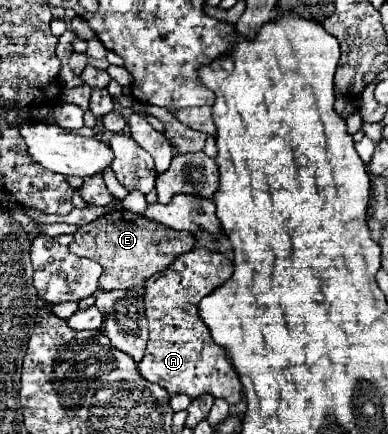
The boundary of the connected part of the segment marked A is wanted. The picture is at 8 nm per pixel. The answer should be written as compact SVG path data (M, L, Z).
M195 248L179 256L167 270L145 282L145 316L149 320L149 344L139 372L145 380L163 386L171 396L187 394L199 398L211 394L223 398L227 404L241 400L241 382L233 370L225 350L217 346L209 334L209 328L197 314L197 306L203 296L225 284L233 274L233 264L215 252Z

